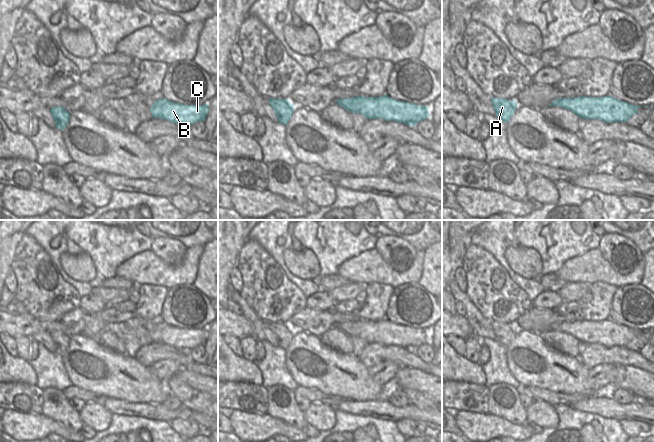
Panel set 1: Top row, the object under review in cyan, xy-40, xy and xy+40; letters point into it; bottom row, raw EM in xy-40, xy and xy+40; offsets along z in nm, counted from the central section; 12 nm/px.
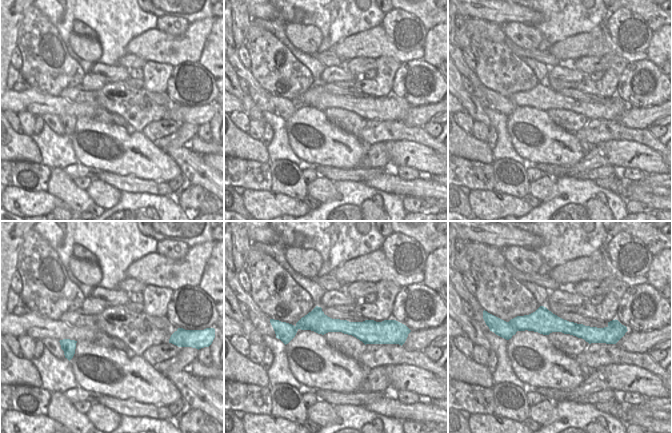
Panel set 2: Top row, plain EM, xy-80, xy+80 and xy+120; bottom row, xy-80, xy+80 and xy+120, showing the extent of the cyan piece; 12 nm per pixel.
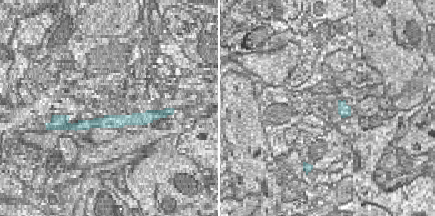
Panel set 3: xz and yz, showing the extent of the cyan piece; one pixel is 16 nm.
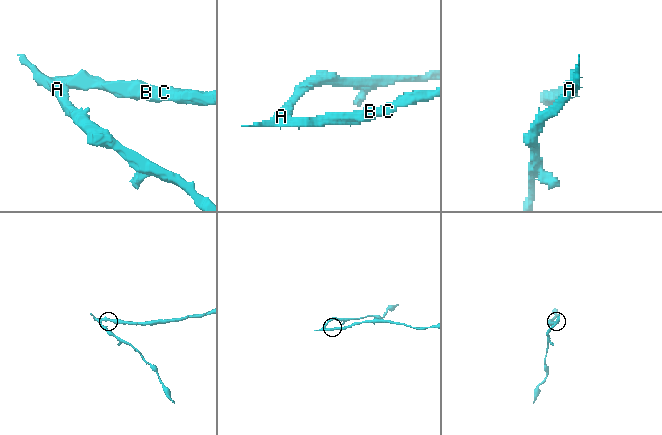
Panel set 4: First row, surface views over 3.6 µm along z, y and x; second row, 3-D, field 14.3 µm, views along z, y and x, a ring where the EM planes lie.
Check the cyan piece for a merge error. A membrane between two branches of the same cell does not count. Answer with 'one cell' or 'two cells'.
two cells

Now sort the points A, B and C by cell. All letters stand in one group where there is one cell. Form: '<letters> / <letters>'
A / B C

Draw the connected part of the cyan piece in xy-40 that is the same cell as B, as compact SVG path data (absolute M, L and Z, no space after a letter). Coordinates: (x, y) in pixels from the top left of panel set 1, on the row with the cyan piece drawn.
M161 98L150 108L153 118L160 118L178 125L193 125L204 121L208 112L208 103L205 105L183 105Z

